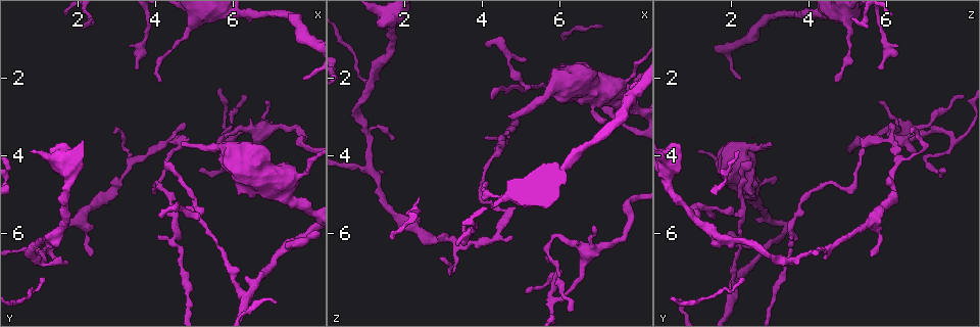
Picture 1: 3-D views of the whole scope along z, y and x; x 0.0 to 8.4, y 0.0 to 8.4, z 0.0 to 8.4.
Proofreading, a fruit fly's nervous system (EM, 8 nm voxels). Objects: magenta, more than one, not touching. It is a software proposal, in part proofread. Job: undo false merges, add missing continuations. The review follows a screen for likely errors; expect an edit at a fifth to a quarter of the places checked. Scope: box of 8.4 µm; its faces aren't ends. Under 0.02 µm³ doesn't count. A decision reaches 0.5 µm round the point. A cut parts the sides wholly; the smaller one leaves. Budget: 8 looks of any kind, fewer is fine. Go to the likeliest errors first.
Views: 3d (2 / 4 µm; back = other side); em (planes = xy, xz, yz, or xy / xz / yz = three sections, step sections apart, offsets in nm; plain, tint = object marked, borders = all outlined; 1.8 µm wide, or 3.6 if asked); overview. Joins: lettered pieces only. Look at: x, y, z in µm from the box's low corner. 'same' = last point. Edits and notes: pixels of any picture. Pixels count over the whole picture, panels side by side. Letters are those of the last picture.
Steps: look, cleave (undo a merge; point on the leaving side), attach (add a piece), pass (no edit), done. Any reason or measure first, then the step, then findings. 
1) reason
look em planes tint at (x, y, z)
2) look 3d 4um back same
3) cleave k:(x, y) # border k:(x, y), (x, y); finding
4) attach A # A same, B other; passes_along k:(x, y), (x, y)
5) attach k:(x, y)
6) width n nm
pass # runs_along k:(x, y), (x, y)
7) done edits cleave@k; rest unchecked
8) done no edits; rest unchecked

sharp bend
look em planes tint at (5.70, 3.60, 6.30)

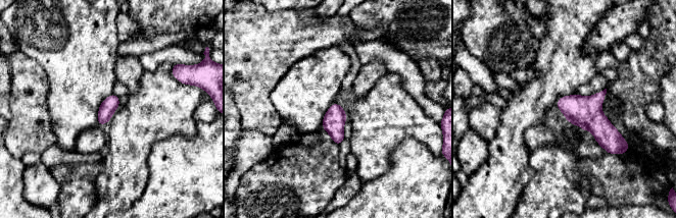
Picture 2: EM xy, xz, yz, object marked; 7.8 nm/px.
look em planes borders same

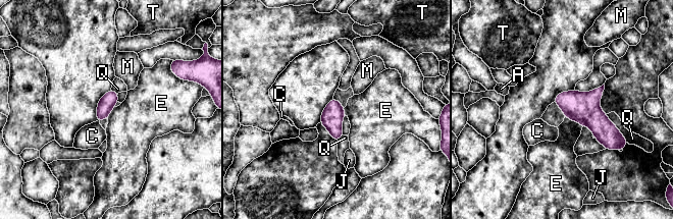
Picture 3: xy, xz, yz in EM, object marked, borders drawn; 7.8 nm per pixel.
pass # A other, C other, E other, J other, M other, Q other, T other; all the same cell

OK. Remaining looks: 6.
branch stops here
look 3d 2um at (7.20, 4.55, 3.05)

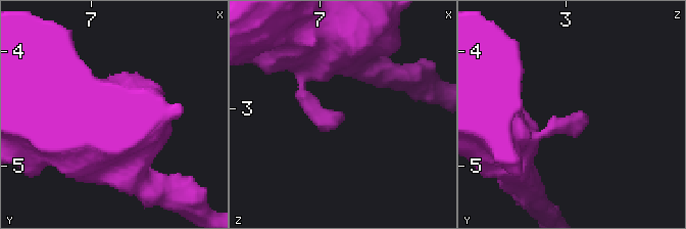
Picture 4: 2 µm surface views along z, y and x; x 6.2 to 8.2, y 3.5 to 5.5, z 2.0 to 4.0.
look em planes plain at (7.18, 4.60, 3.06)

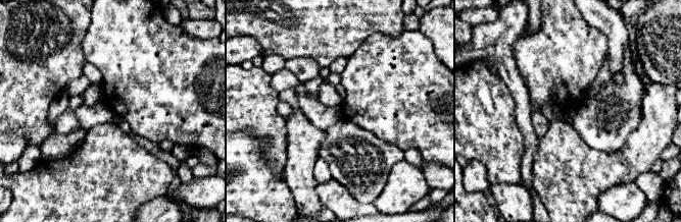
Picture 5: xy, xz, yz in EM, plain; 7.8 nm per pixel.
look em planes borders same

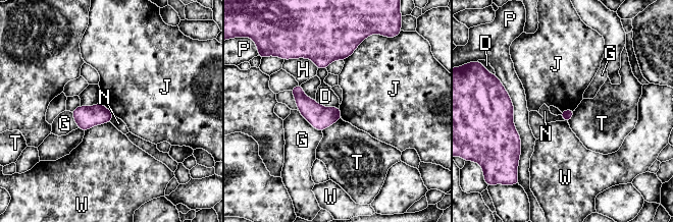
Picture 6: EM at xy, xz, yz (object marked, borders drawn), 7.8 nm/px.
pass # D other, G other, H other, J other, N other, P other, T other, W other; border 6:(359, 45), (344, 60); none of them fits

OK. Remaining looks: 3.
thin end
look em planes borders at (4.25, 4.10, 2.50)

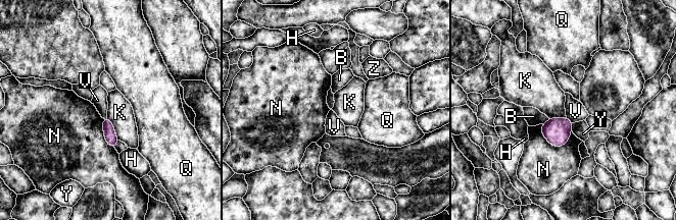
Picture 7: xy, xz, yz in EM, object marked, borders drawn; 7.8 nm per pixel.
pass # B other, H other, K other, N other, Q other, V other, Y other, Z other; border 7:(106, 117), (118, 140); none of them fits

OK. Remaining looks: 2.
done no edits; rest unchecked

